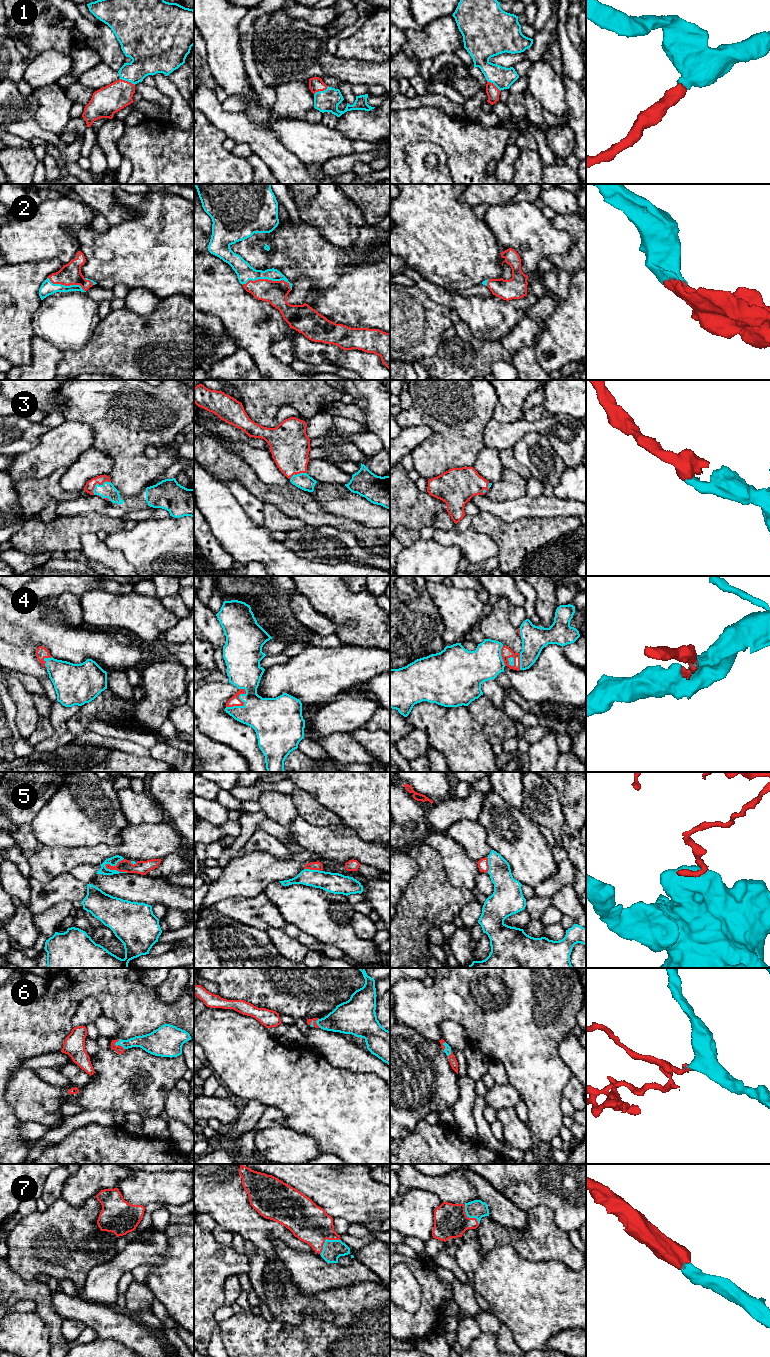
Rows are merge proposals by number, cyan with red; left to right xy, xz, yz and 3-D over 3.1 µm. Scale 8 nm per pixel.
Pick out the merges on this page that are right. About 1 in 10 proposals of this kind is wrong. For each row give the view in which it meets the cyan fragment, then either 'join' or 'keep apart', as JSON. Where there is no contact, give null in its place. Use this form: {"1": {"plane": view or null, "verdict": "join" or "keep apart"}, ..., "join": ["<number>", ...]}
{"1": {"plane": "xy", "verdict": "join"}, "2": {"plane": "xz", "verdict": "join"}, "3": {"plane": "xy", "verdict": "join"}, "4": {"plane": "xz", "verdict": "join"}, "5": {"plane": "xy", "verdict": "keep apart"}, "6": {"plane": "xy", "verdict": "join"}, "7": {"plane": "xz", "verdict": "join"}, "join": ["1", "2", "3", "4", "6", "7"]}

